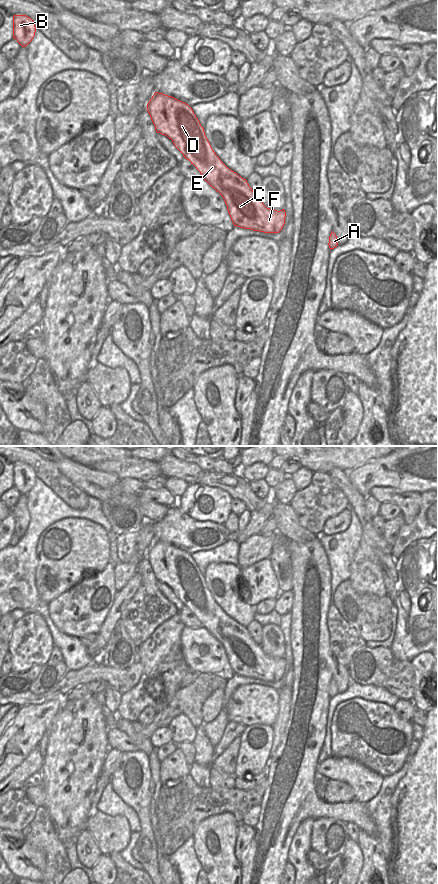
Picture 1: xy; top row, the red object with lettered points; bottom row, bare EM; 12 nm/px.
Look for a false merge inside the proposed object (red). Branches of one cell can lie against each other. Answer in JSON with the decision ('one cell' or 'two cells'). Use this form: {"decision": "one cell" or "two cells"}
{"decision": "one cell"}

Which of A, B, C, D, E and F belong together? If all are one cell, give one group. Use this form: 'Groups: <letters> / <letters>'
Groups: A B C D E F.

